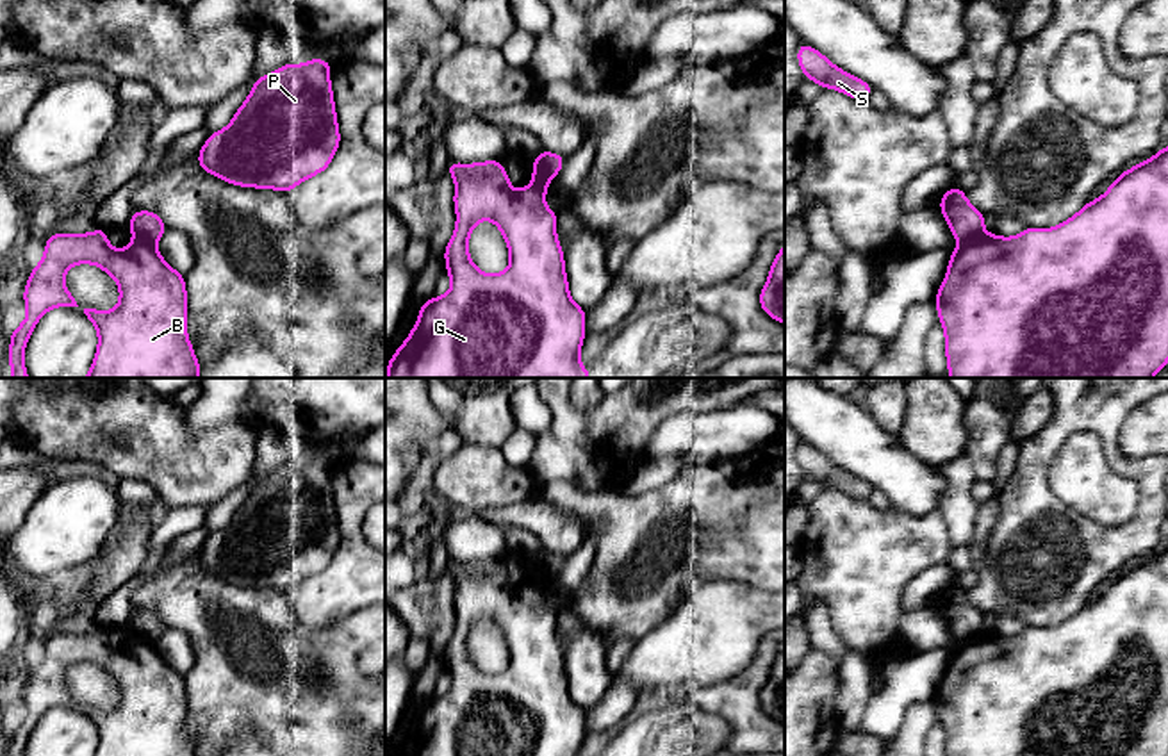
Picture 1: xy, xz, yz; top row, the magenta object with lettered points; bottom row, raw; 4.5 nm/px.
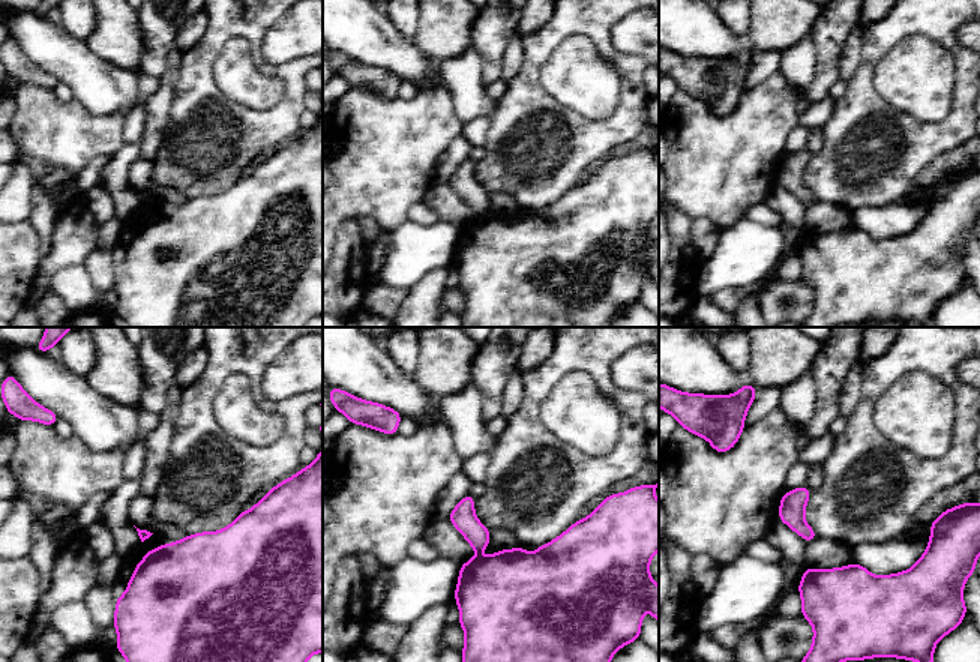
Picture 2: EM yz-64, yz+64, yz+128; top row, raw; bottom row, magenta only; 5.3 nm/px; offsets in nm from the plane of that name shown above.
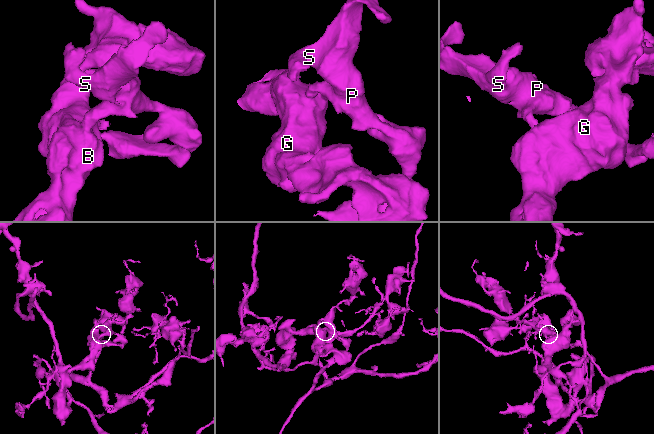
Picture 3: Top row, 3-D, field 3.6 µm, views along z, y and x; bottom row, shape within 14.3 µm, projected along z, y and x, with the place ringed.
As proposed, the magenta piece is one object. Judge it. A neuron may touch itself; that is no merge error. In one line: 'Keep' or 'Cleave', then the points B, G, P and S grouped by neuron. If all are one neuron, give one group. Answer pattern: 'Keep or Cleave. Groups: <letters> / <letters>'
Cleave. Groups: B G / P S

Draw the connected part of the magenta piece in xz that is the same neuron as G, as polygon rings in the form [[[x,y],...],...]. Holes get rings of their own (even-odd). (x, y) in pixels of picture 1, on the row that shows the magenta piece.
[[[498,159],[474,164],[449,160],[448,173],[455,178],[457,210],[453,237],[444,248],[451,289],[419,305],[415,326],[387,360],[387,378],[590,378],[588,369],[580,364],[587,312],[572,301],[569,292],[563,248],[556,237],[558,212],[544,203],[551,177],[533,168],[531,184],[515,191]],[[481,219],[490,219],[506,241],[510,264],[503,273],[483,273],[469,259],[469,235]]]

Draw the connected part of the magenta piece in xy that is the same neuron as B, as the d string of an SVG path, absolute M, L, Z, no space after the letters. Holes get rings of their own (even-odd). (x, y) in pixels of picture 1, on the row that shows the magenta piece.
M107 230L89 234L52 234L45 242L41 262L30 271L23 289L25 321L11 332L7 360L11 378L29 378L23 351L37 321L53 307L71 307L82 312L98 332L98 348L91 369L84 378L198 378L202 366L187 337L185 276L175 271L143 235L134 235L125 250L112 248ZM95 264L114 278L119 303L109 310L82 307L64 285L71 266Z

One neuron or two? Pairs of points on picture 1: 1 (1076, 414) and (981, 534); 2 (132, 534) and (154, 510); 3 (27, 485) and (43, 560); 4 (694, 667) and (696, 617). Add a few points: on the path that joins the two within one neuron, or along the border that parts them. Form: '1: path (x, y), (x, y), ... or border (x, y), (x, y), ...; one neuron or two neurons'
1: border (1015, 471), (999, 494), (999, 517), (983, 550); two neurons
2: border (139, 505), (152, 528); two neurons
3: border (49, 485), (18, 528); two neurons
4: path (694, 655), (696, 630); one neuron

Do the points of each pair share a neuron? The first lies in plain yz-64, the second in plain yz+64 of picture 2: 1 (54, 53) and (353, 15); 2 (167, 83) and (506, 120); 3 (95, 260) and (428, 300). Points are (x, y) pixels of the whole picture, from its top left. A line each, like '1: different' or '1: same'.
1: same
2: different
3: same

